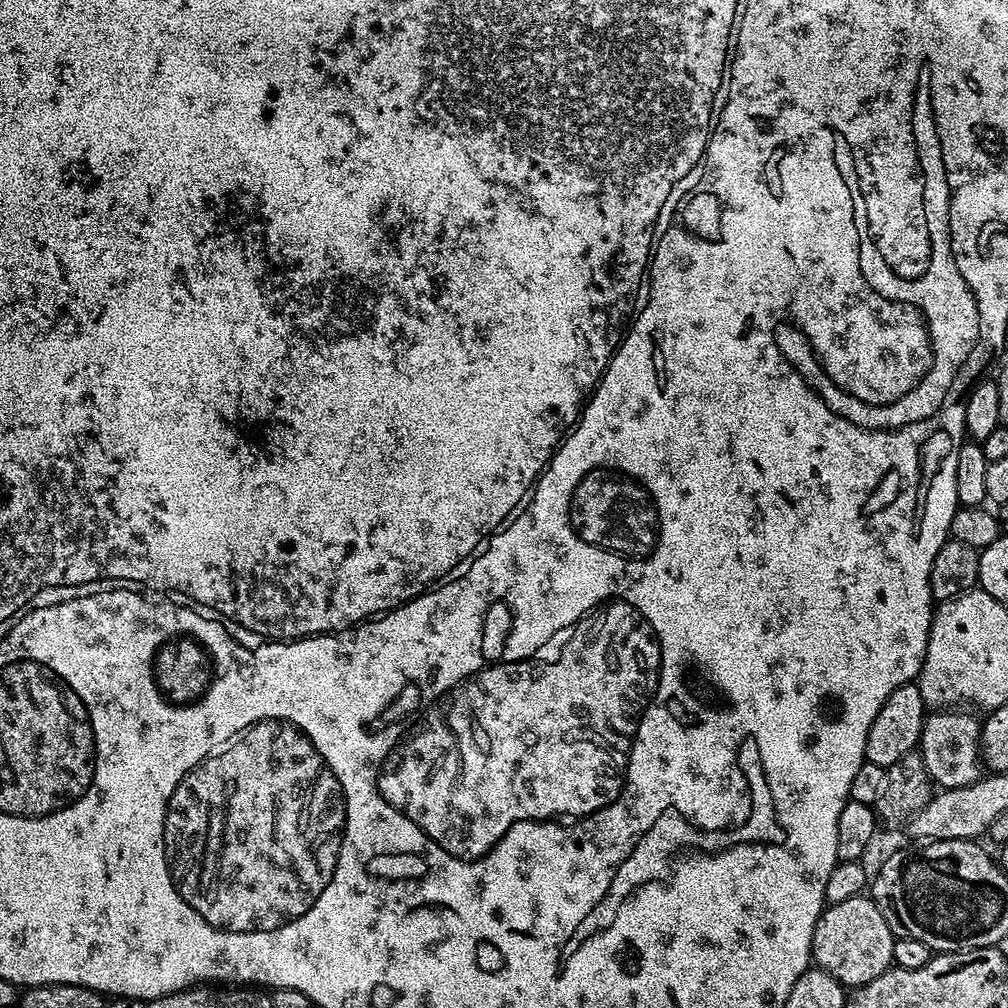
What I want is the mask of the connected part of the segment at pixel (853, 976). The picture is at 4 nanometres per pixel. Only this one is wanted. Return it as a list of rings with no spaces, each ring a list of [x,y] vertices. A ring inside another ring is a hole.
[[[864,894],[827,905],[814,926],[812,960],[815,967],[830,974],[848,990],[863,988],[893,967],[893,950],[894,937],[886,918],[882,918],[878,906]]]

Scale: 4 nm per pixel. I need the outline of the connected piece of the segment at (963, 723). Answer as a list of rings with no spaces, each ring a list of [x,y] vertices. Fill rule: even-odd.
[[[936,710],[924,721],[924,729],[920,735],[918,751],[922,762],[926,762],[926,770],[930,774],[933,785],[939,786],[941,789],[970,786],[980,780],[982,775],[982,753],[980,750],[982,724],[979,719],[976,721],[971,714],[973,715],[968,710]]]

